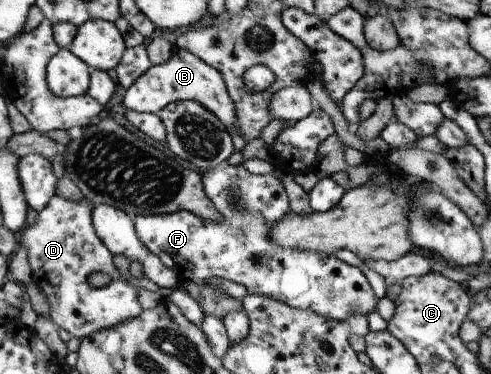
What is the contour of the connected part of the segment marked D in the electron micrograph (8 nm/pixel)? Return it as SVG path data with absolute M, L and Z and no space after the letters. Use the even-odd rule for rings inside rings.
M55 194L37 220L18 234L19 242L29 256L31 280L42 288L49 303L52 321L82 339L100 330L122 325L137 318L143 310L139 304L138 290L133 288L111 262L111 251L99 238L94 228L94 203L87 198L71 202ZM102 272L111 276L111 282L102 288L91 287L89 276Z

